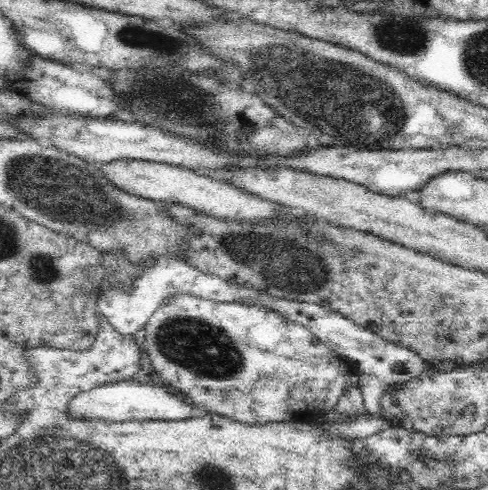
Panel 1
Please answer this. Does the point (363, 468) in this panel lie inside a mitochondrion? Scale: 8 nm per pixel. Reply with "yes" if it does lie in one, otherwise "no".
no

